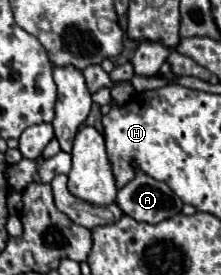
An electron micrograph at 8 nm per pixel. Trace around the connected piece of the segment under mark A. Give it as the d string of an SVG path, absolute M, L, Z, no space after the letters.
M136 171L134 179L118 191L116 203L126 215L130 215L136 221L144 221L144 223L160 223L164 219L170 219L182 213L182 207L184 207L184 201L178 195L174 195L174 191L164 181L152 179L150 175L144 175L142 171Z

